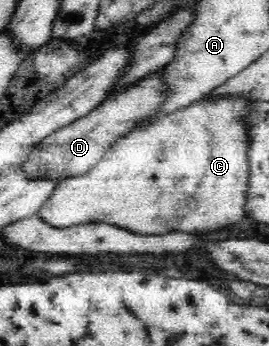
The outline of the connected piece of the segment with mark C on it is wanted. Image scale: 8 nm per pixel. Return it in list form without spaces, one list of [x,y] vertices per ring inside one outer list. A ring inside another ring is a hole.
[[[240,96],[204,97],[181,110],[175,110],[167,116],[157,118],[155,122],[151,122],[143,128],[133,129],[127,136],[112,142],[101,160],[87,174],[64,178],[53,189],[51,196],[36,214],[43,222],[51,224],[55,228],[67,228],[67,226],[87,224],[87,222],[107,222],[107,224],[123,226],[127,230],[135,230],[135,232],[143,232],[143,234],[153,230],[153,226],[161,226],[161,230],[185,230],[185,232],[215,232],[215,230],[233,226],[245,216],[243,206],[245,206],[245,200],[247,200],[247,172],[249,172],[249,166],[243,166],[247,162],[247,136],[245,136],[245,132],[247,132],[245,130],[247,111],[248,102]]]

